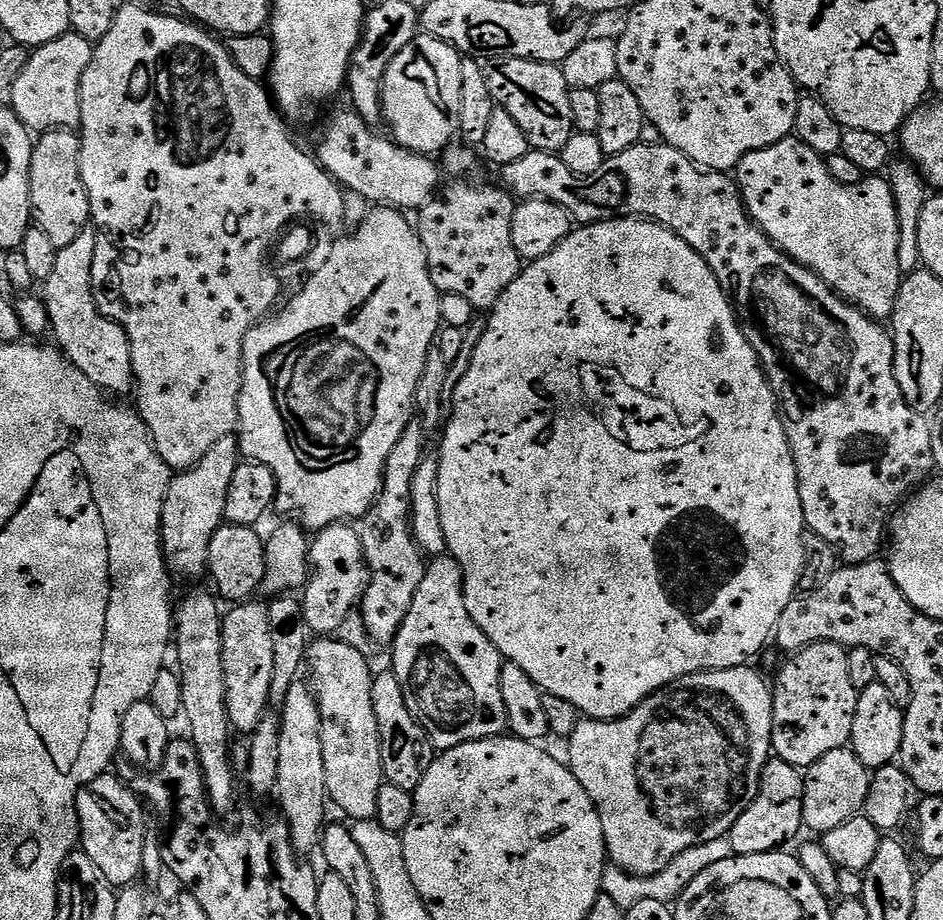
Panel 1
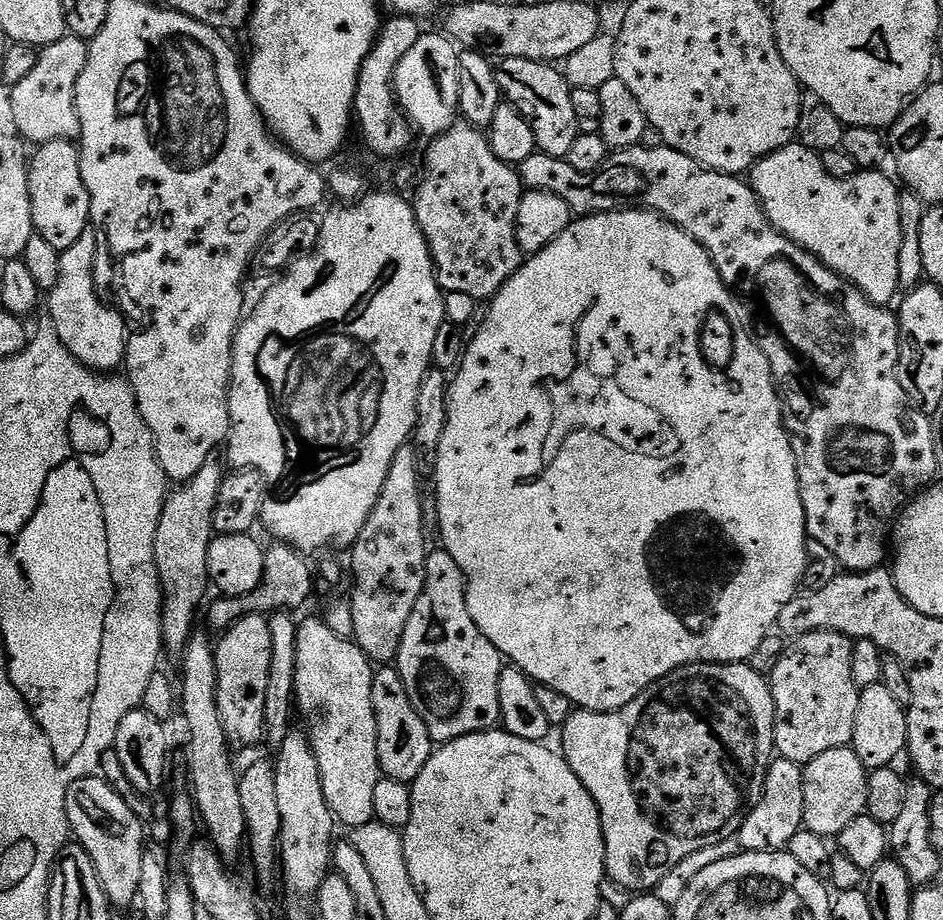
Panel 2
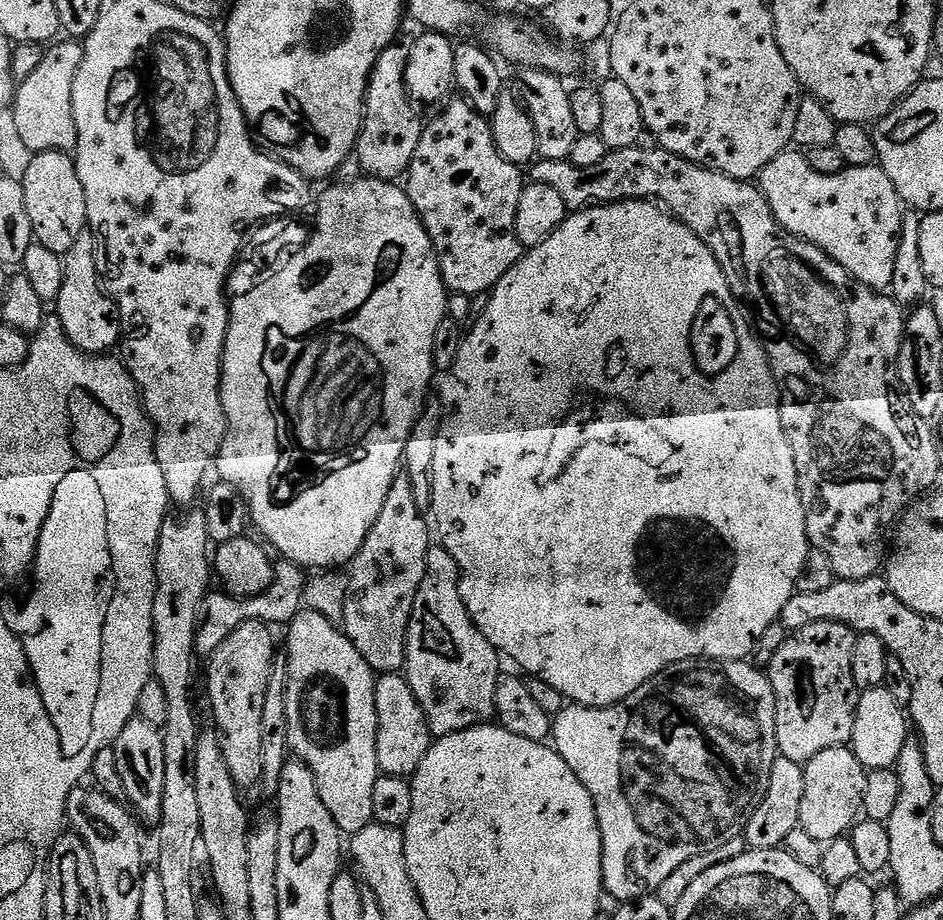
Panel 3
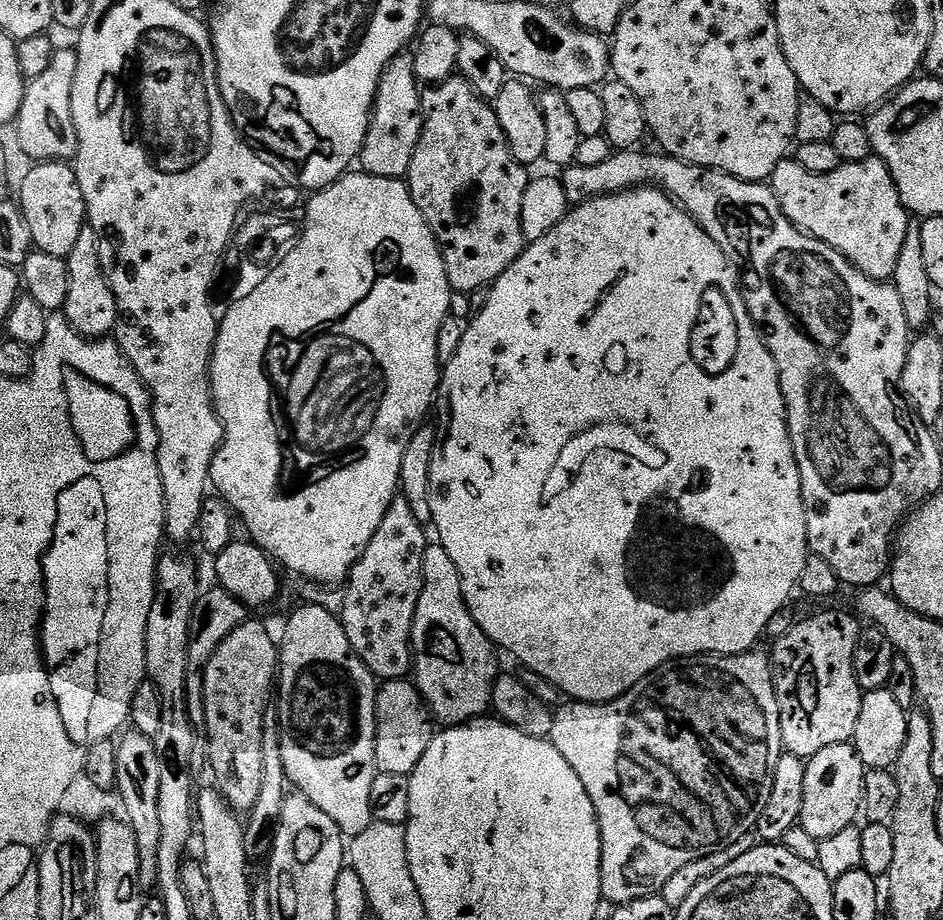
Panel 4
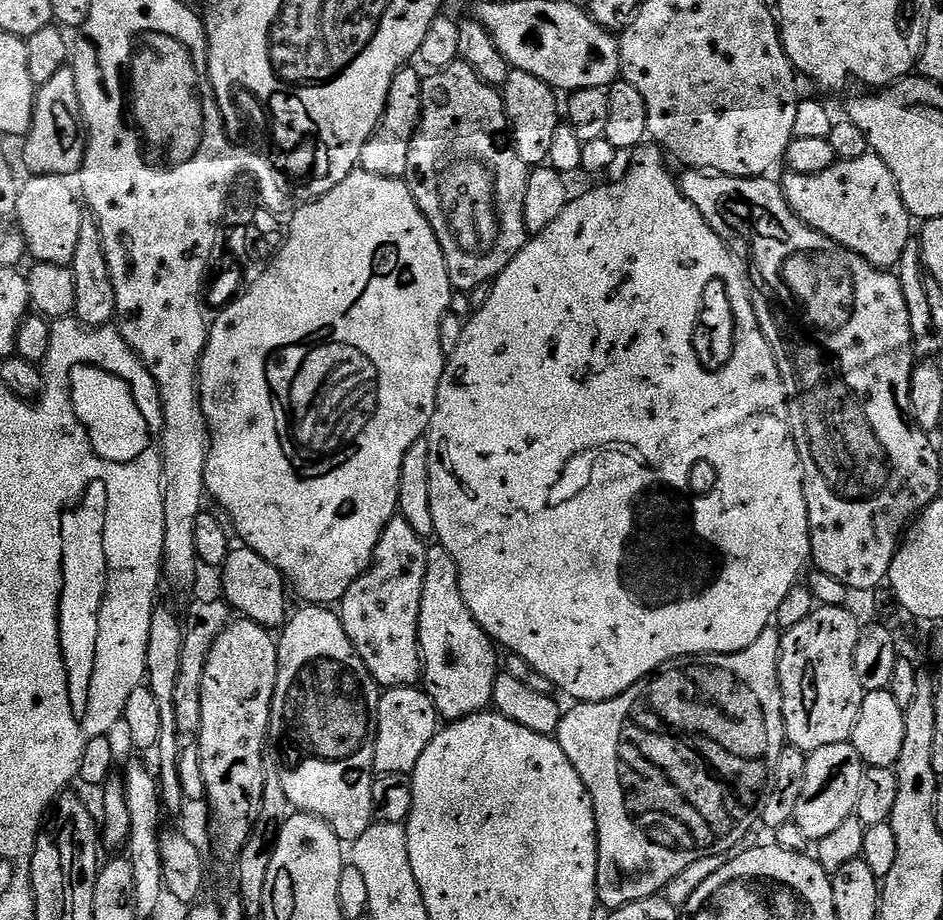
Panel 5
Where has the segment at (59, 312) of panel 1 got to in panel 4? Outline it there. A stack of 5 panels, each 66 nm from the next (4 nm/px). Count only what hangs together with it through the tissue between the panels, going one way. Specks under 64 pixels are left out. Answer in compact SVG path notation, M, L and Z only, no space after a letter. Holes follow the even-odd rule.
M90 226L78 234L78 243L67 256L70 270L70 298L62 309L62 315L72 323L72 328L85 338L108 338L116 331L120 319L120 311L108 279L104 277L104 267L100 261L100 243L96 231Z

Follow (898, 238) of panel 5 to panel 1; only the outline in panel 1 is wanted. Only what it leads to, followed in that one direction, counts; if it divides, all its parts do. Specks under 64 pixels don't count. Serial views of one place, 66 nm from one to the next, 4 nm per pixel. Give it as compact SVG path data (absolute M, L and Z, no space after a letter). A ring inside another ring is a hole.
M789 138L774 146L766 146L762 150L754 150L750 154L746 154L746 158L742 158L742 162L738 162L738 166L734 169L734 179L737 186L740 187L740 196L744 199L744 204L748 208L748 214L752 217L752 221L768 235L768 239L777 248L781 248L794 262L798 262L804 268L809 268L817 278L826 282L832 291L838 293L843 300L861 308L873 320L884 322L891 317L898 298L902 273L898 266L898 214L894 206L894 194L890 190L887 179L872 174L859 180L856 184L838 182L830 174L825 157L819 156L814 150L810 150L810 146L806 146L801 140L795 138Z

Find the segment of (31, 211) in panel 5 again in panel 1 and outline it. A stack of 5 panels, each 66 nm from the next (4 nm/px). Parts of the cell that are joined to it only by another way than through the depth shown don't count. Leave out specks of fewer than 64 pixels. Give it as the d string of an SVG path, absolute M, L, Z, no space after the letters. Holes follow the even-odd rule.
M57 130L45 132L32 145L32 161L30 162L30 202L32 203L32 218L35 227L44 231L54 242L57 250L70 246L82 230L89 227L92 211L90 198L86 194L86 186L82 182L80 169L80 137L72 130Z

